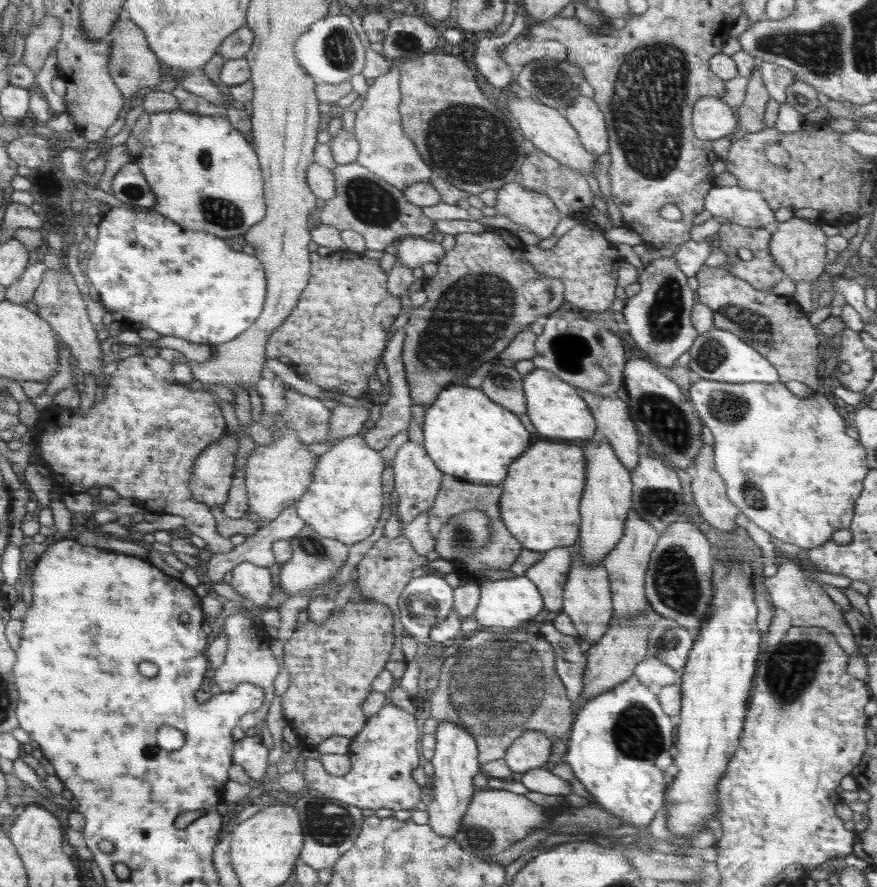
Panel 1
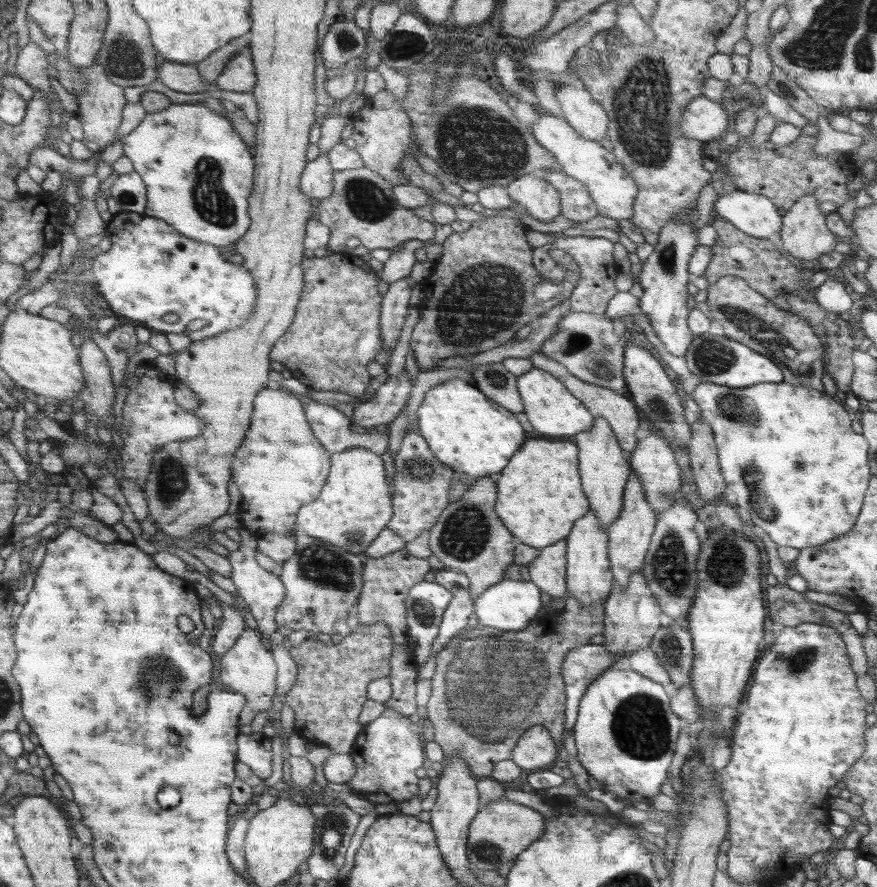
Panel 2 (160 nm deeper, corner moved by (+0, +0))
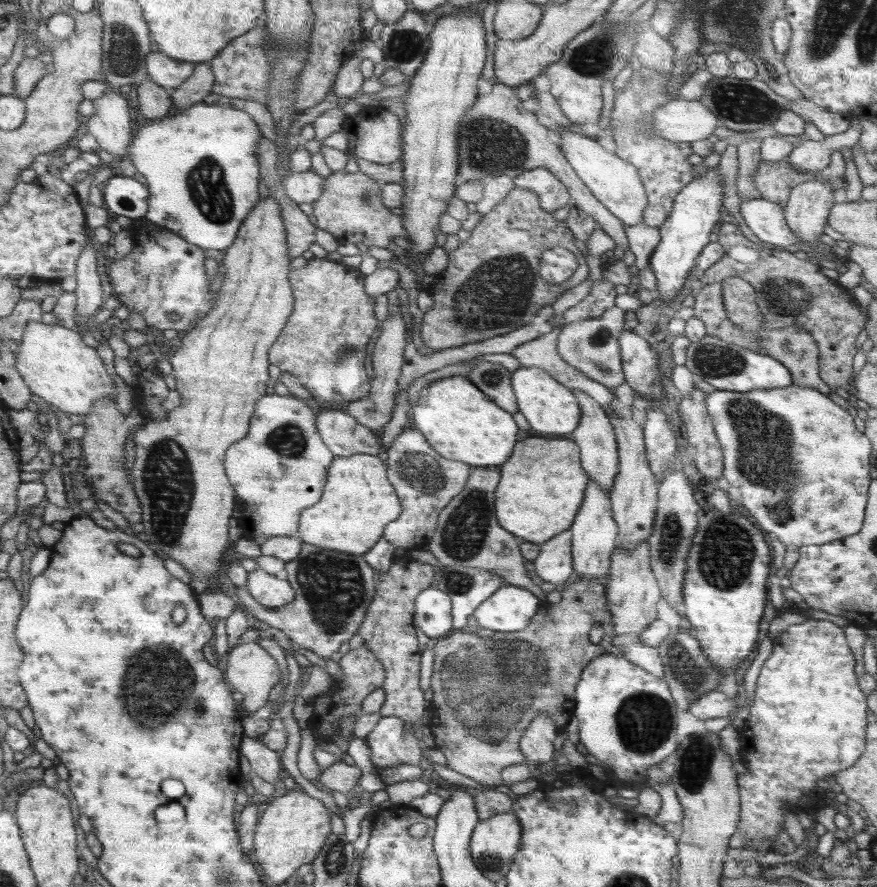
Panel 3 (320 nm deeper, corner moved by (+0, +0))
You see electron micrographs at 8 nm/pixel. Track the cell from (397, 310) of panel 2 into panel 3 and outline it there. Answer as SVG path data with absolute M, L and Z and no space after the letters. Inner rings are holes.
M400 304L399 309L392 314L388 314L386 319L382 321L382 332L376 338L376 346L372 354L372 367L374 371L373 390L369 397L352 401L345 404L343 407L348 414L353 415L358 422L364 426L369 426L370 429L376 432L381 432L391 419L393 408L395 407L395 396L398 392L397 384L403 364L403 353L406 346L406 321L403 319Z

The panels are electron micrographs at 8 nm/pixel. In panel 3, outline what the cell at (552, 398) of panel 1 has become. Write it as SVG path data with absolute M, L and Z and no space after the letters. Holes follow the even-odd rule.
M520 367L512 372L512 385L517 397L518 410L524 414L532 428L532 432L546 434L570 434L581 422L580 400L569 387L558 382L553 375L538 367Z

